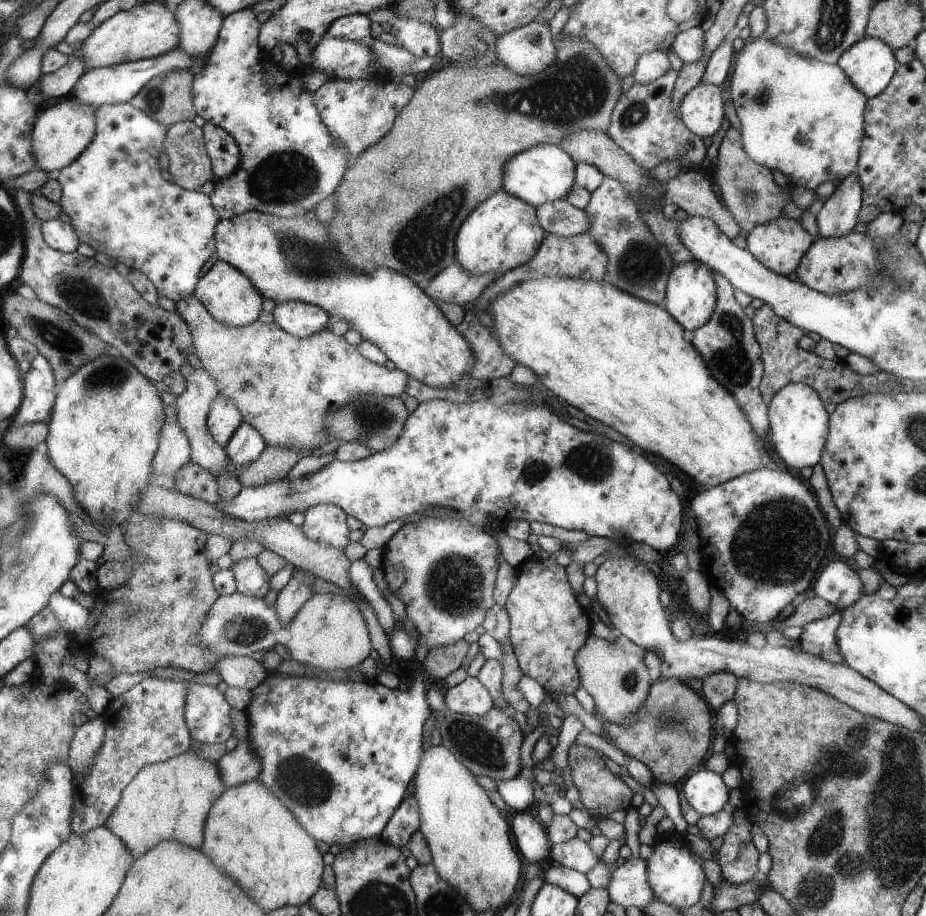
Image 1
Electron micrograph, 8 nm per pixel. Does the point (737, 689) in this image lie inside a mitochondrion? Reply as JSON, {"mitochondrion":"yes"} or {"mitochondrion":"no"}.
{"mitochondrion":"no"}

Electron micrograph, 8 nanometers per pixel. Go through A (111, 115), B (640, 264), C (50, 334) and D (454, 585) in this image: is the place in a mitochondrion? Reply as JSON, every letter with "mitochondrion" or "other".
{"A":"other","B":"mitochondrion","C":"mitochondrion","D":"mitochondrion"}

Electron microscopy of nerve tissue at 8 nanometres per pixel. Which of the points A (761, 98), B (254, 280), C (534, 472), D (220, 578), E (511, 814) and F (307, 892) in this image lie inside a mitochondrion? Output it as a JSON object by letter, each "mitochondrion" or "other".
{"A":"mitochondrion","B":"other","C":"mitochondrion","D":"other","E":"other","F":"other"}

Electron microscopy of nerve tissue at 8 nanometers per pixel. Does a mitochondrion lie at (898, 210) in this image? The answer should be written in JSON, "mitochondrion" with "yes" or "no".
{"mitochondrion":"no"}

